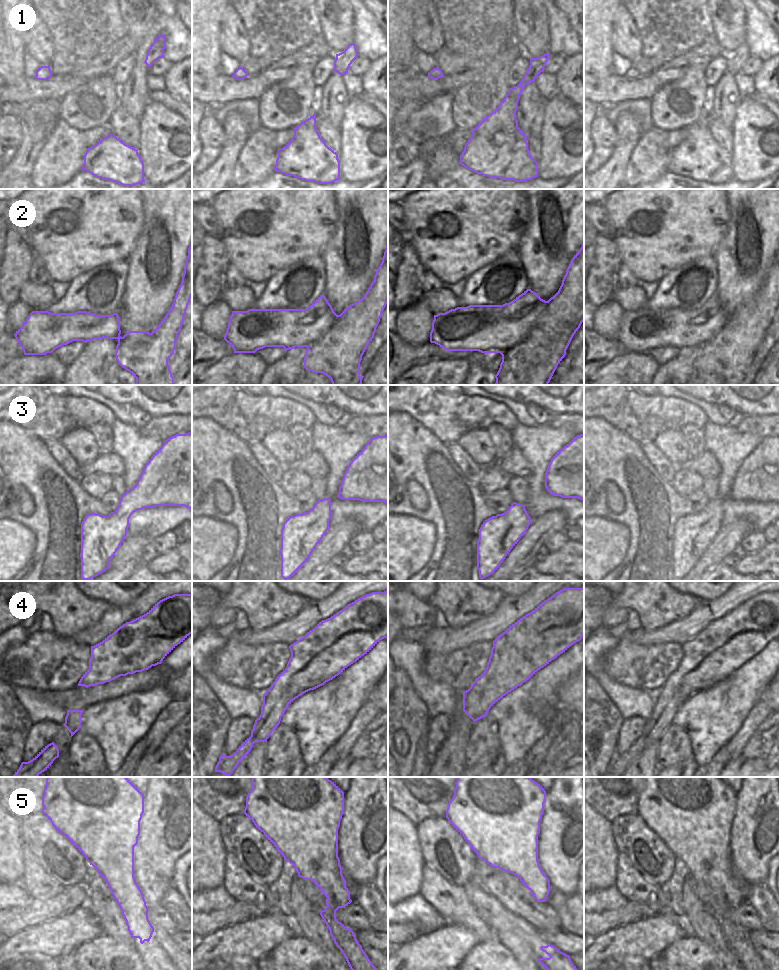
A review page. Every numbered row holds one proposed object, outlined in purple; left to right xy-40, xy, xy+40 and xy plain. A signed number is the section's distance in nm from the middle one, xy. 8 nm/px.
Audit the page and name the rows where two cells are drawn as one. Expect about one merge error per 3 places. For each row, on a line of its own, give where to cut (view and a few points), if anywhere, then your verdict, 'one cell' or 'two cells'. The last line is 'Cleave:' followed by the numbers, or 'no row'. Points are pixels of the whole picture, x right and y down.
1: no cut; one cell
2: cut in xy+40 along (548, 301), (549, 317), (540, 318), (522, 340), (501, 354); two cells
3: no cut; one cell
4: no cut; one cell
5: cut in xy along (354, 935), (347, 936), (340, 949); two cells
Cleave: 2, 5

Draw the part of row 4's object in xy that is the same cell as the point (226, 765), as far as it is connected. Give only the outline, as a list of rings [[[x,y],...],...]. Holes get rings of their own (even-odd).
[[[388,590],[366,594],[345,606],[330,618],[319,622],[312,630],[289,646],[291,657],[287,663],[287,667],[277,676],[271,687],[263,694],[261,715],[255,720],[251,736],[239,746],[234,754],[230,756],[222,754],[215,767],[215,772],[220,772],[226,776],[230,776],[237,765],[249,754],[254,743],[267,742],[271,733],[280,724],[281,717],[285,713],[287,707],[296,698],[310,690],[314,690],[324,685],[326,682],[341,674],[348,666],[367,654],[380,640],[387,637]]]

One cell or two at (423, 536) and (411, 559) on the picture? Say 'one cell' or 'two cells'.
one cell

